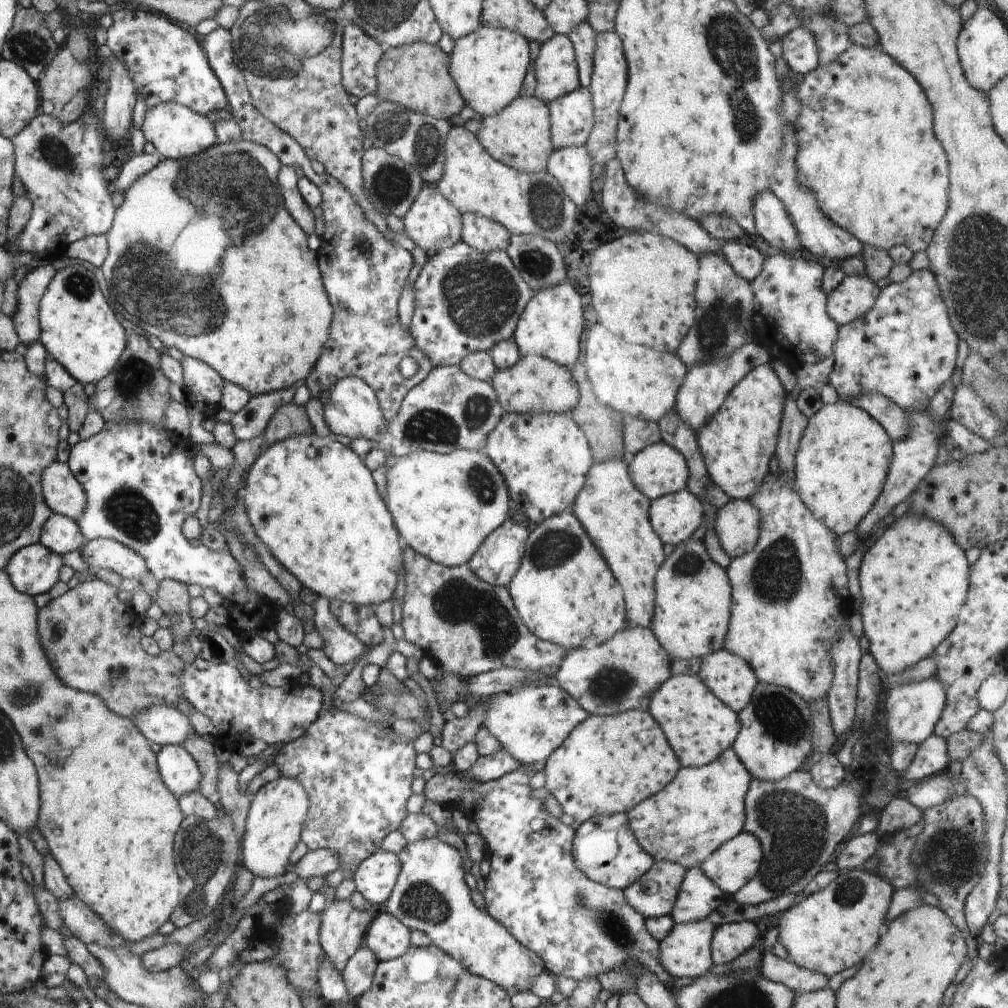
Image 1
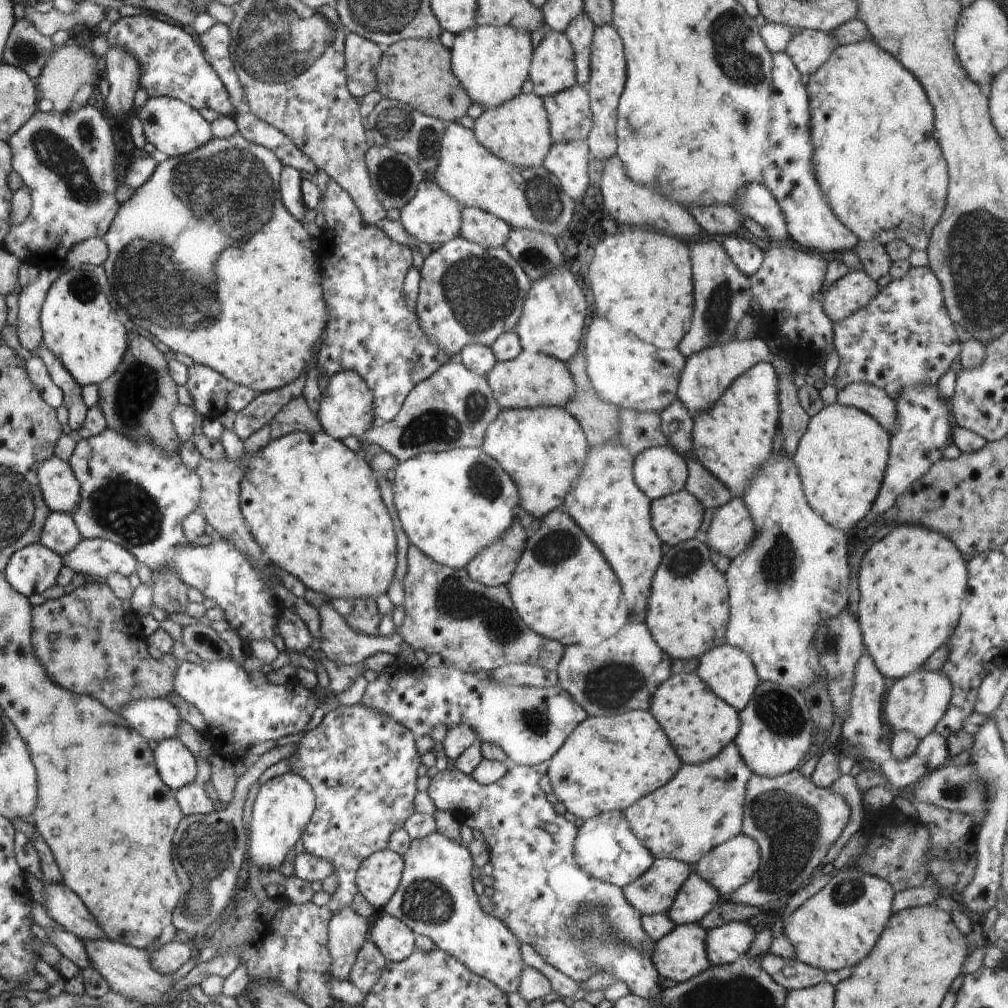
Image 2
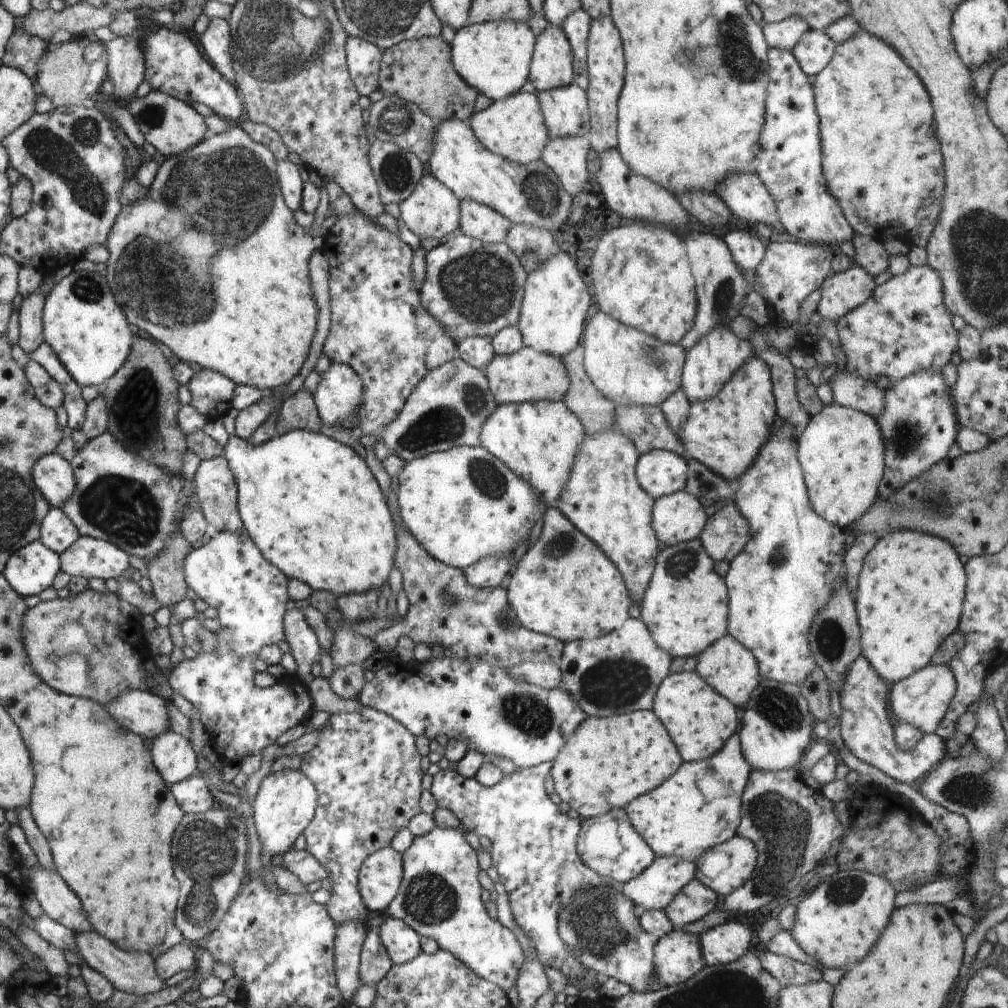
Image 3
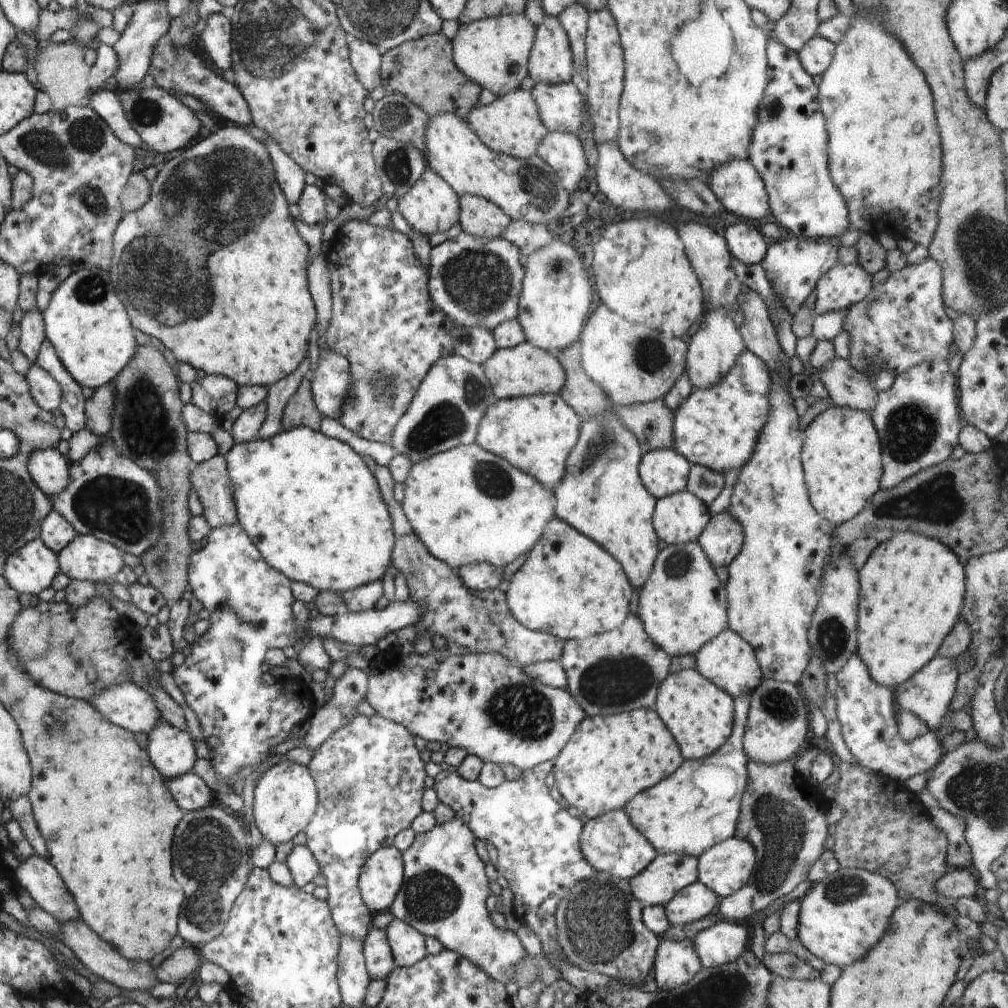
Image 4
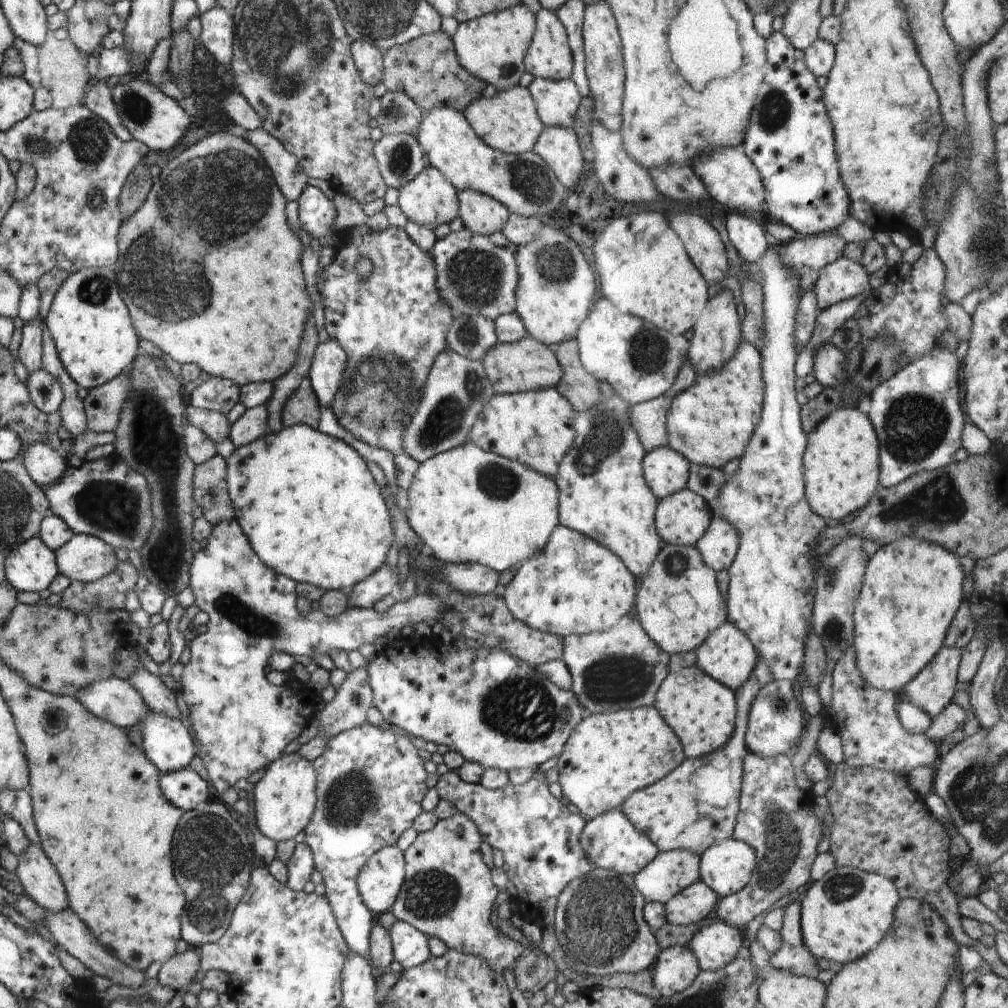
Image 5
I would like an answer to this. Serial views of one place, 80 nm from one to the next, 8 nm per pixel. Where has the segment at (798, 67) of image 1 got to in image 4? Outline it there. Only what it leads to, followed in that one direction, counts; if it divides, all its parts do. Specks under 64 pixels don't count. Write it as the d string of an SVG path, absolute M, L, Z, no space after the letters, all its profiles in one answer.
M812 36L804 48L798 53L801 58L801 64L804 70L812 77L823 75L832 64L835 54L835 45L822 38L822 36Z

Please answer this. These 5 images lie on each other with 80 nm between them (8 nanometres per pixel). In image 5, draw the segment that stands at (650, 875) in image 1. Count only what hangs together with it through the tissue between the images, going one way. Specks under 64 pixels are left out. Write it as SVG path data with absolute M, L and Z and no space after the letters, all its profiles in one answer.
M692 850L660 851L633 877L634 885L645 902L666 905L676 894L701 881L700 858Z

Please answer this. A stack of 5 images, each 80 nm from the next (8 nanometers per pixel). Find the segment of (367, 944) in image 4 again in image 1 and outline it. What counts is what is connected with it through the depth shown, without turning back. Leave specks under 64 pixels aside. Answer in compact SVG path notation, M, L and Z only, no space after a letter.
M365 944L348 959L341 977L345 989L351 995L352 1004L369 989L377 964L376 955Z

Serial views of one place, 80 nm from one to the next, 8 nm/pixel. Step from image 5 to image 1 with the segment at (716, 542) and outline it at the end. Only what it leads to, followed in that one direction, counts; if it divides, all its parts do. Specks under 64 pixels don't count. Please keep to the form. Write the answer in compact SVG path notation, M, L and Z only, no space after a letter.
M731 499L717 509L715 531L720 546L731 559L757 545L760 521L759 510L748 499Z

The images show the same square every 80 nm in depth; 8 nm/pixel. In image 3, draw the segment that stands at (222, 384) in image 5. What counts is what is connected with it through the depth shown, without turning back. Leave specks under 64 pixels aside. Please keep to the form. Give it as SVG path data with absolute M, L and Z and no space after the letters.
M208 369L200 370L194 373L188 388L192 393L190 405L208 420L222 419L233 408L236 384L222 374Z

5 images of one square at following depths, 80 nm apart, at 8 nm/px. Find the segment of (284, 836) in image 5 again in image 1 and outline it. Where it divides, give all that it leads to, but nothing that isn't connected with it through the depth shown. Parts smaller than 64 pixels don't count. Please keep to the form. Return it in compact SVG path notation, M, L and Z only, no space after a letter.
M278 777L258 789L252 800L241 840L240 864L260 878L278 878L285 874L290 854L301 840L309 798L295 779Z

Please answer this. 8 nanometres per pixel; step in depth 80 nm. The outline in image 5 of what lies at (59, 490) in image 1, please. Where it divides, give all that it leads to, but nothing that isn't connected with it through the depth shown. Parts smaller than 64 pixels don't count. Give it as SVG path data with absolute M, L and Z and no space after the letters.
M31 443L23 447L24 464L35 483L42 489L61 482L68 463L46 443Z

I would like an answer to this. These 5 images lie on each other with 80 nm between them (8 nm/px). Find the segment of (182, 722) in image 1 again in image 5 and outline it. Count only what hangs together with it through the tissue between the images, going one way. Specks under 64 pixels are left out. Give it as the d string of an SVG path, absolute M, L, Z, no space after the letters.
M108 678L75 695L91 714L116 727L138 729L152 712L140 692L127 680Z

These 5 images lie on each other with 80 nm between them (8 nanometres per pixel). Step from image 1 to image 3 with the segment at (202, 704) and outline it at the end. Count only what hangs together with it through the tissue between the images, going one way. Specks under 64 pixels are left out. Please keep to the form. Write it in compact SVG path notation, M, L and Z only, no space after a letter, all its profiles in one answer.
M220 532L220 534L212 538L208 544L200 546L198 550L192 550L192 552L184 558L184 575L187 586L190 586L190 588L194 590L198 598L206 602L209 607L214 607L218 612L216 618L218 618L220 622L220 628L218 631L214 632L216 638L218 638L218 648L216 648L216 652L200 652L200 654L197 654L192 660L185 659L183 662L180 662L180 664L174 667L170 672L168 680L173 691L180 694L180 696L184 697L199 710L199 720L204 725L210 737L209 745L216 750L218 762L221 766L238 765L241 764L246 757L252 756L252 754L262 754L262 751L266 747L275 744L275 741L288 729L294 728L296 725L305 724L309 715L314 712L313 700L306 688L290 686L290 684L283 684L281 681L277 681L274 685L267 687L259 687L258 684L255 683L257 672L254 669L254 662L256 658L259 657L262 646L278 645L287 639L284 633L284 616L286 616L286 612L288 612L290 608L288 602L292 602L290 596L288 596L288 578L262 557L260 550L252 543L252 540L247 534L242 534L242 536L240 536L240 534L232 534L232 532Z

